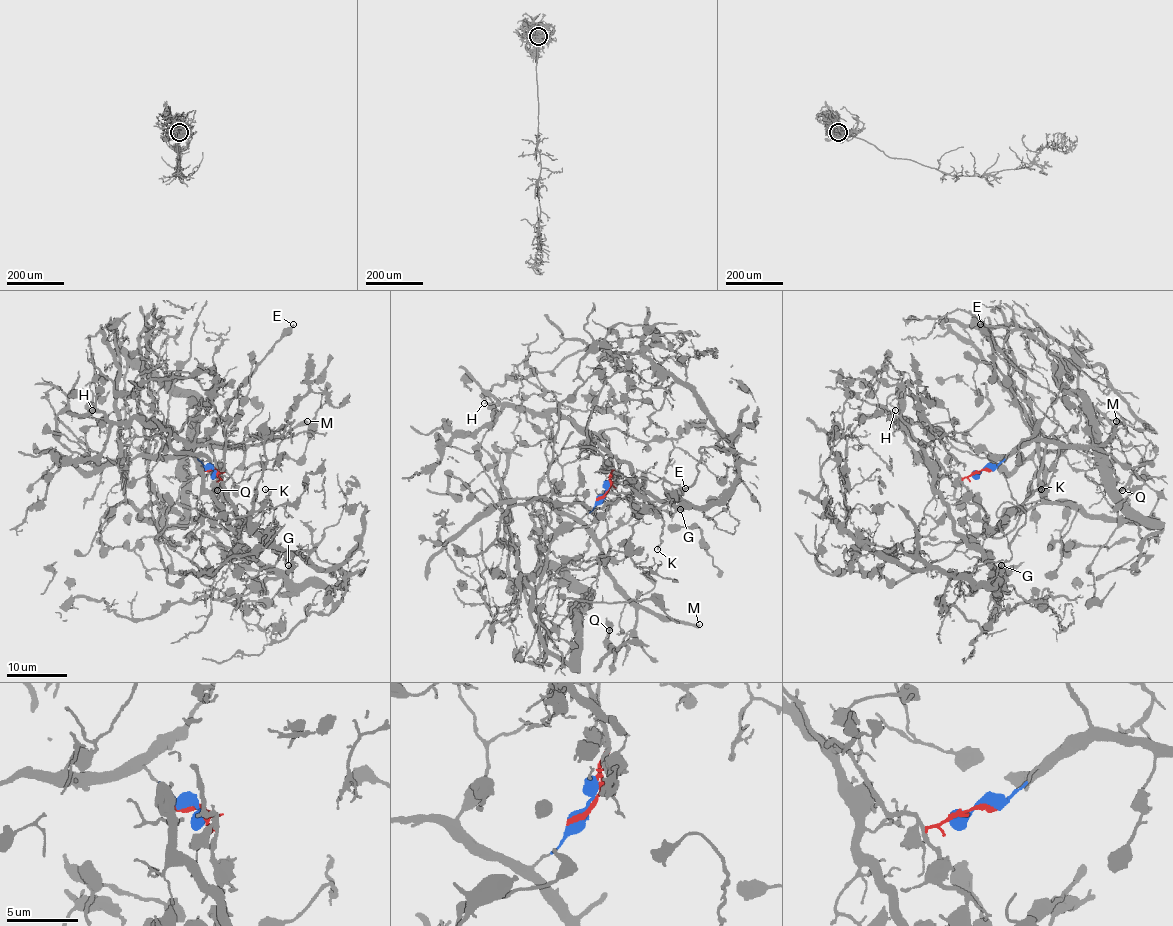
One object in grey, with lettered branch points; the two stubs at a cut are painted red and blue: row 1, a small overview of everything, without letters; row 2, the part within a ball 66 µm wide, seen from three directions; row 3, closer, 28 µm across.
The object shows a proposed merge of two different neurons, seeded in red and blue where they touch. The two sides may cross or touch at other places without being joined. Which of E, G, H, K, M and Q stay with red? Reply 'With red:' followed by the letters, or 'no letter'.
With red: G, H, K

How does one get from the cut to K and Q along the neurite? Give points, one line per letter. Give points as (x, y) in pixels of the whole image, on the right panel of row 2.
K: (985, 469), (962, 479), (985, 529), (1000, 520), (997, 511), (1006, 502), (1018, 507), (1040, 488)
Q: (985, 469), (994, 469), (1010, 452), (1031, 442), (1095, 445), (1131, 467), (1142, 479), (1142, 485), (1122, 490)

